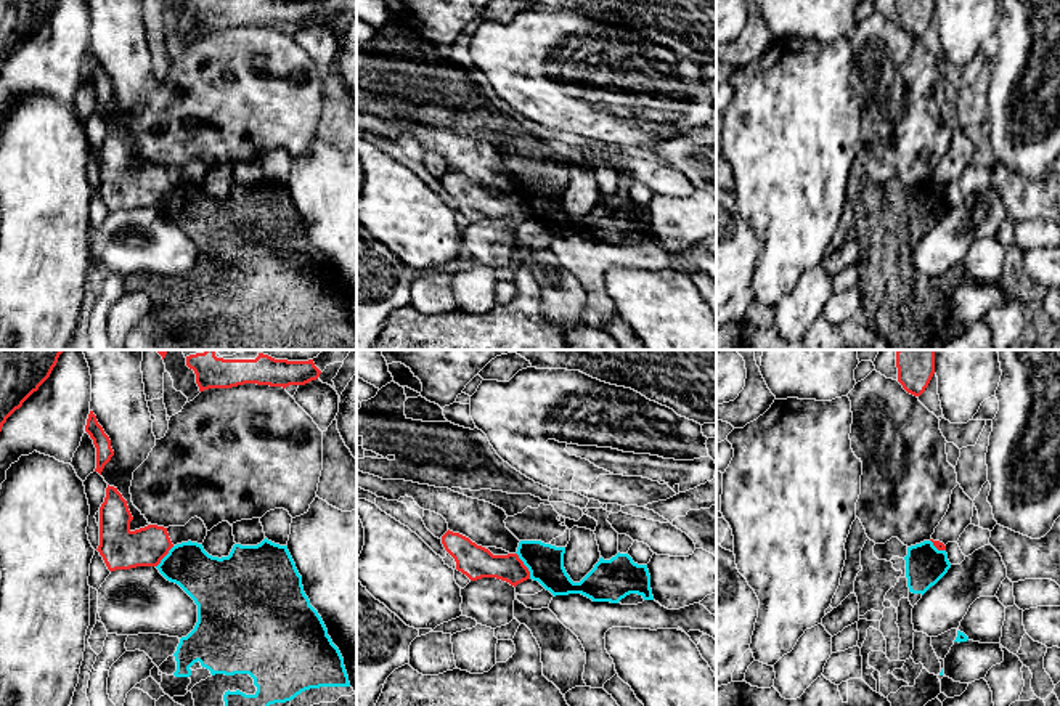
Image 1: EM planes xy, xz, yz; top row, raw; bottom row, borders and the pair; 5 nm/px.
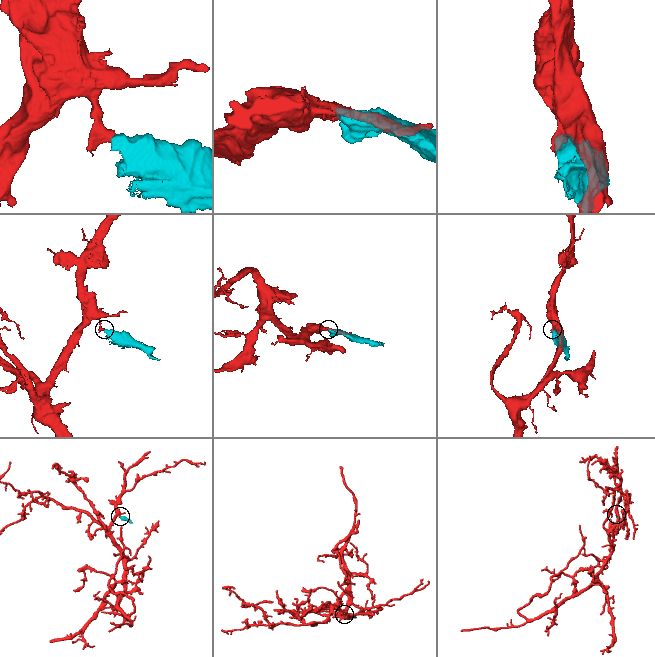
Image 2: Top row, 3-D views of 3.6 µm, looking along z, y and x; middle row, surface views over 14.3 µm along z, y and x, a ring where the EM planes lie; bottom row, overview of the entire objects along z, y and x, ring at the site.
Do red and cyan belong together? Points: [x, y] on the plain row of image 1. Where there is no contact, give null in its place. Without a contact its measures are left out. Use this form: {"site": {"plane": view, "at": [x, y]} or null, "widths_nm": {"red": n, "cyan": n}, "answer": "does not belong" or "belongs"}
{"site": {"plane": "xz", "at": [524, 206]}, "widths_nm": {"red": 170, "cyan": 190}, "answer": "does not belong"}

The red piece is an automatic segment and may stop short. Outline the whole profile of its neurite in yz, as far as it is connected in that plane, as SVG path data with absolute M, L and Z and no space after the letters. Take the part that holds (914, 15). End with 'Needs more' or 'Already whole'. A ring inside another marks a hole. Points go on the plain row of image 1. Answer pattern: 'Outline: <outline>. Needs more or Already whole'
Outline: M896 0L896 8L903 29L920 37L935 14L935 0Z. Already whole

